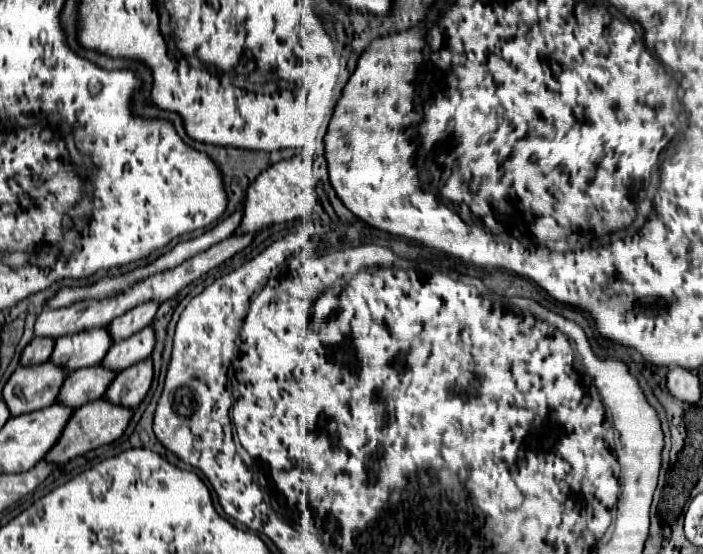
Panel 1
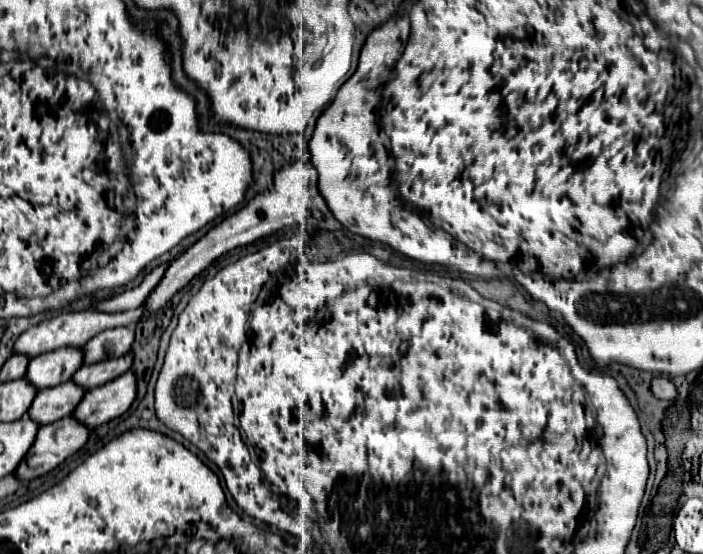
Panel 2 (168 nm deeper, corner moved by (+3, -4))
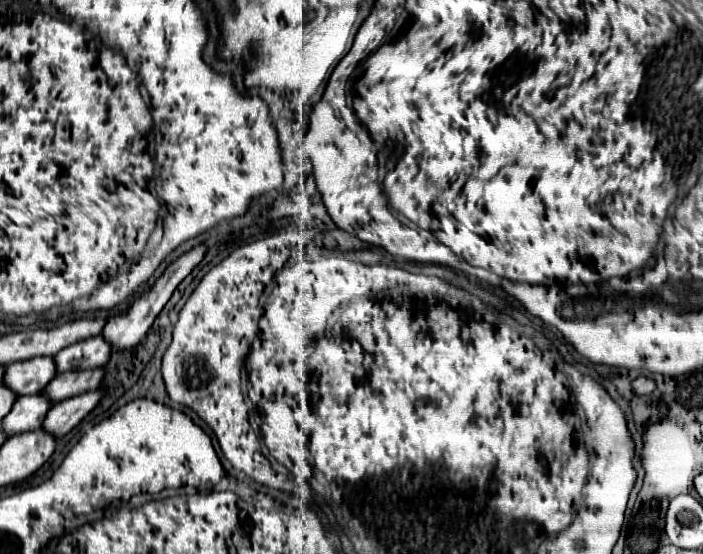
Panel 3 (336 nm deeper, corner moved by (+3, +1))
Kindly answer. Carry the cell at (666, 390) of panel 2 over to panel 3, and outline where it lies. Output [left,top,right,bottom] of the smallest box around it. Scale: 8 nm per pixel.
[632,376,656,396]

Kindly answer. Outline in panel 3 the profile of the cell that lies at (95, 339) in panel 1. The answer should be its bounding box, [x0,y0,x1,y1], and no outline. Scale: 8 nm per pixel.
[2,358,56,396]

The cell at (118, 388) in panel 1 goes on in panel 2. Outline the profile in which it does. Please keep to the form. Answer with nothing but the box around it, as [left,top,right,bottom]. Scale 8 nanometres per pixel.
[74,371,136,427]

